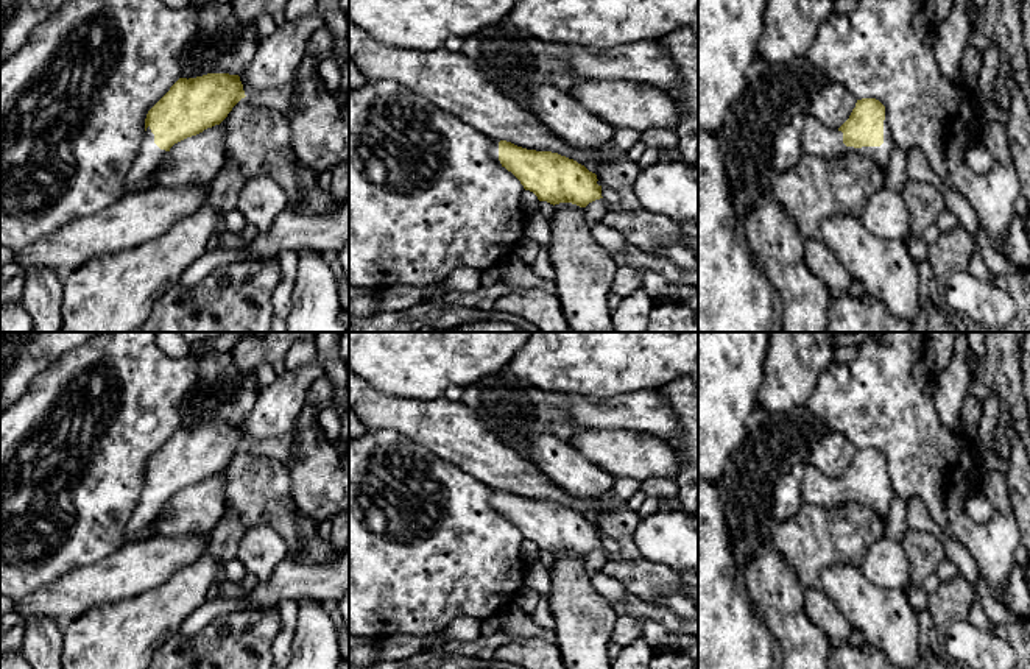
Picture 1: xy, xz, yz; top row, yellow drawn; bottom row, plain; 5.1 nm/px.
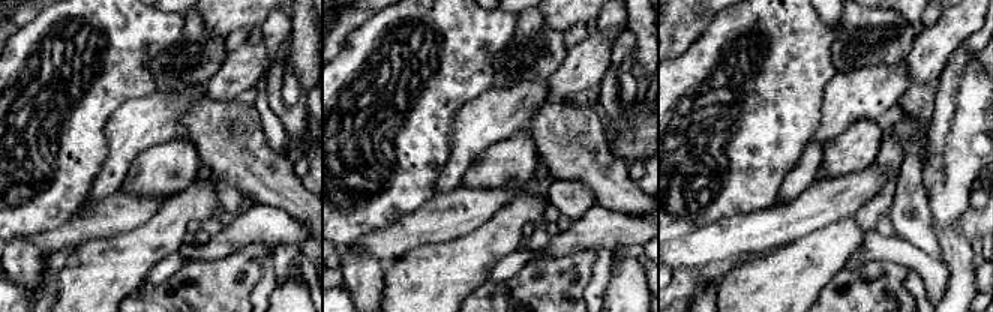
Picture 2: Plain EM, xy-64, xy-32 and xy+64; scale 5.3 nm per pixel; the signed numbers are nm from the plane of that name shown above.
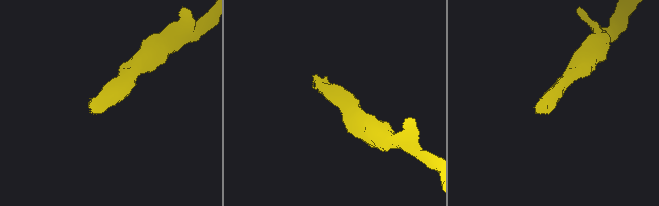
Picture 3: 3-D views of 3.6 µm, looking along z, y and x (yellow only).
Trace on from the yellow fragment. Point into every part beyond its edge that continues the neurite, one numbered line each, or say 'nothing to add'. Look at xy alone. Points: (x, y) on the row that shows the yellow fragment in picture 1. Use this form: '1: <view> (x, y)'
1: xy (276, 60)
2: xy (150, 155)

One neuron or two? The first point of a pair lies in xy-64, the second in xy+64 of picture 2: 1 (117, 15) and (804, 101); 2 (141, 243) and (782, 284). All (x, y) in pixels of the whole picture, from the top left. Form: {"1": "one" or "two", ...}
{"1": "one", "2": "one"}

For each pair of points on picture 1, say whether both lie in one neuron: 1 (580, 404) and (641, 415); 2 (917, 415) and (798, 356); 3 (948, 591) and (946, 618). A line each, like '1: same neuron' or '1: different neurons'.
1: same neuron
2: different neurons
3: same neuron

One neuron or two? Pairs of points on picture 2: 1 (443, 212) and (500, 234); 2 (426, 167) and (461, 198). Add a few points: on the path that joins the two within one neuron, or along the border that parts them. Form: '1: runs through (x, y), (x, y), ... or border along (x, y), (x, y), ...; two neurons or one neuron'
1: border along (507, 204), (471, 231), (452, 237), (447, 242); two neurons
2: border along (435, 192), (407, 213); two neurons

